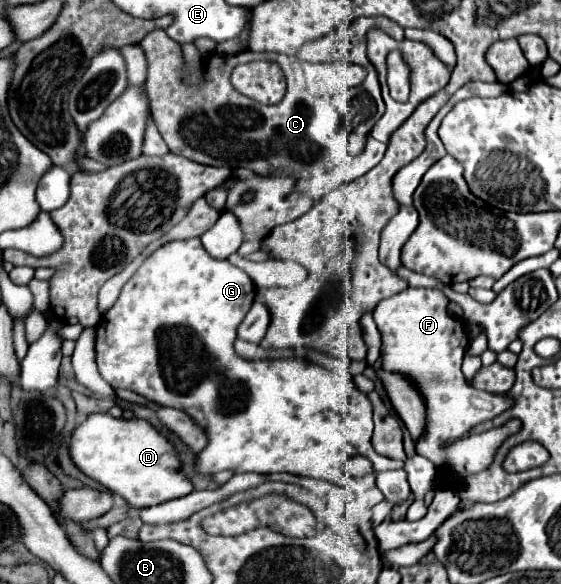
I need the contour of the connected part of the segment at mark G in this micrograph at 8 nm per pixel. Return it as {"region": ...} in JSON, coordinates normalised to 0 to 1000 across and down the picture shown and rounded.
{"region":[[[357,409],[303,413],[257,443],[246,464],[221,488],[203,526],[171,560],[171,618],[182,646],[200,663],[235,666],[271,690],[317,697],[332,704],[371,741],[371,762],[353,779],[357,810],[389,810],[417,803],[421,810],[524,810],[578,820],[595,830],[642,841],[670,827],[667,813],[627,820],[606,807],[620,783],[649,779],[663,789],[670,810],[717,803],[717,789],[674,779],[663,769],[663,690],[645,673],[627,639],[588,635],[542,615],[467,615],[442,618],[421,608],[417,580],[439,526],[453,515],[449,478],[414,457],[406,447],[381,443],[367,433]]]}

